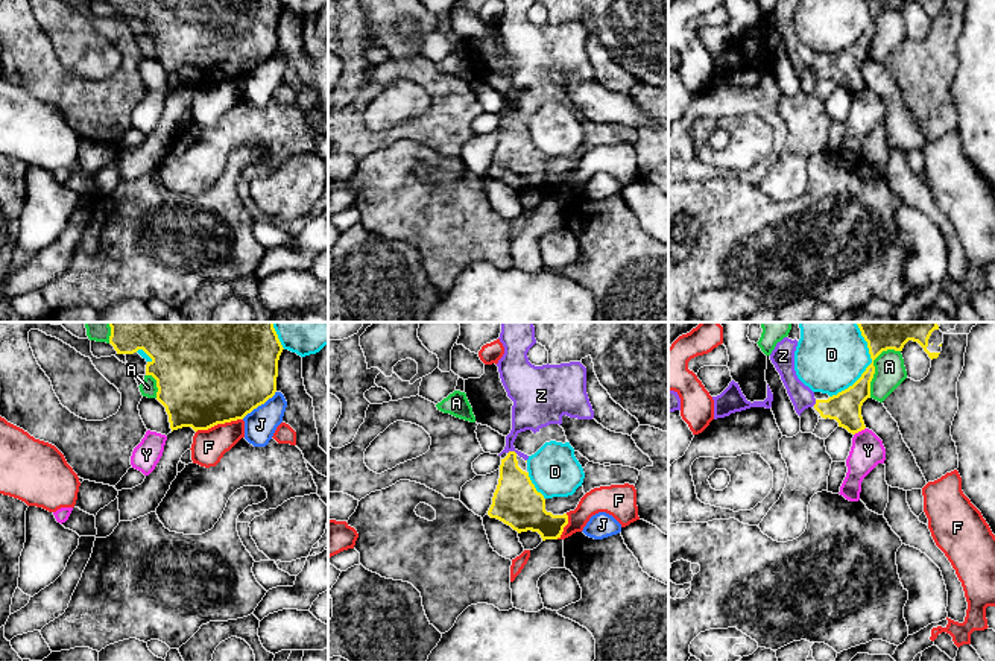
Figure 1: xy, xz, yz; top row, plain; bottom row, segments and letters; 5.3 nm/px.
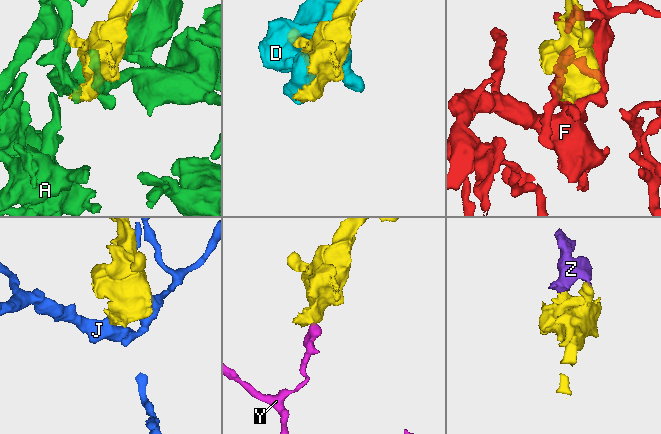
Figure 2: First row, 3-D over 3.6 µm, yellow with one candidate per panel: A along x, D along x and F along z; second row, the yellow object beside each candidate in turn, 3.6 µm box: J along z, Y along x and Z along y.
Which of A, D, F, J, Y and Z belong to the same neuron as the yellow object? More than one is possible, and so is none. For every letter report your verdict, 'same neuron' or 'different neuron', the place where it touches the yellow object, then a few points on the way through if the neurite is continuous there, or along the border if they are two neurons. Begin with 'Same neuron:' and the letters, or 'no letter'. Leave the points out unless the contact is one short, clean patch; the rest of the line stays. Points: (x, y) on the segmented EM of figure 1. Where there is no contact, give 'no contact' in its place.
Same neuron: Z
A: different neuron; meets yellow in yz at (874, 366)
D: different neuron; meets yellow in yz at (869, 365)
F: different neuron; meets yellow in xy at (219, 423)
J: different neuron; meets yellow in xy at (259, 404); border along xy (275, 391), (242, 418)
Y: different neuron; meets yellow in yz at (859, 430); border along yz (865, 427), (854, 435)
Z: same neuron; meets yellow in xz at (512, 452); runs through xz (515, 499), (512, 452), (511, 436), (532, 409)

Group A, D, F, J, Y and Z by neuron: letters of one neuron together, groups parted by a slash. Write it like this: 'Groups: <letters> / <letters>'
Groups: A / D / F / J / Y / Z

